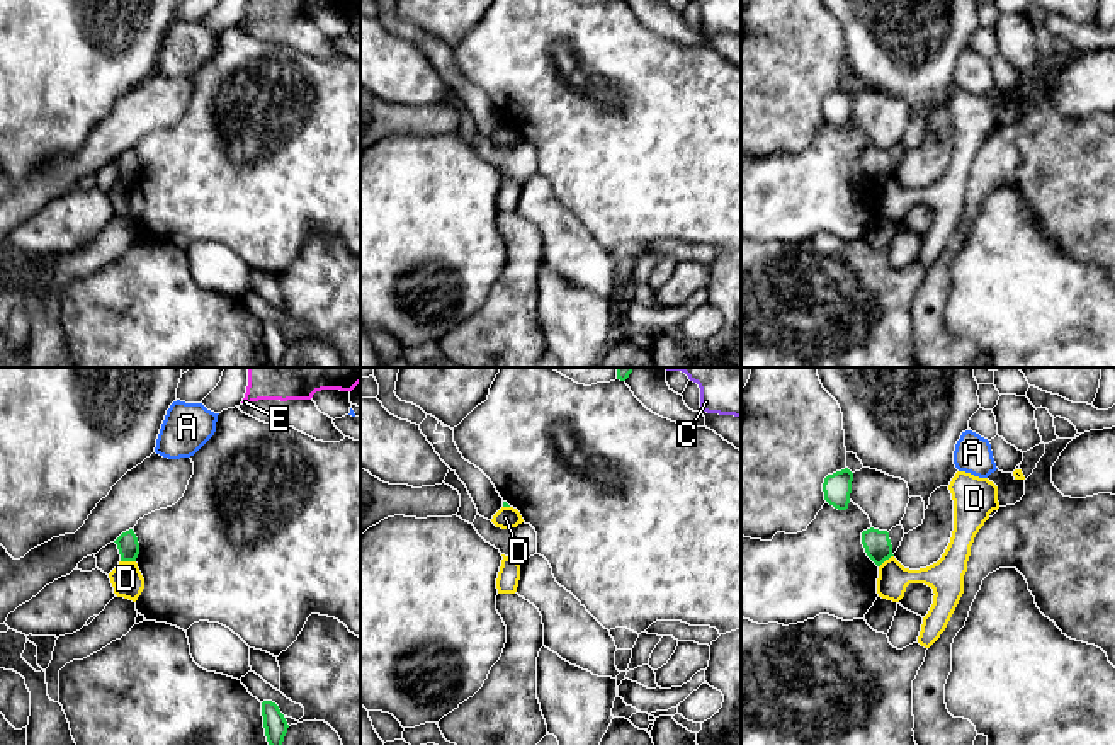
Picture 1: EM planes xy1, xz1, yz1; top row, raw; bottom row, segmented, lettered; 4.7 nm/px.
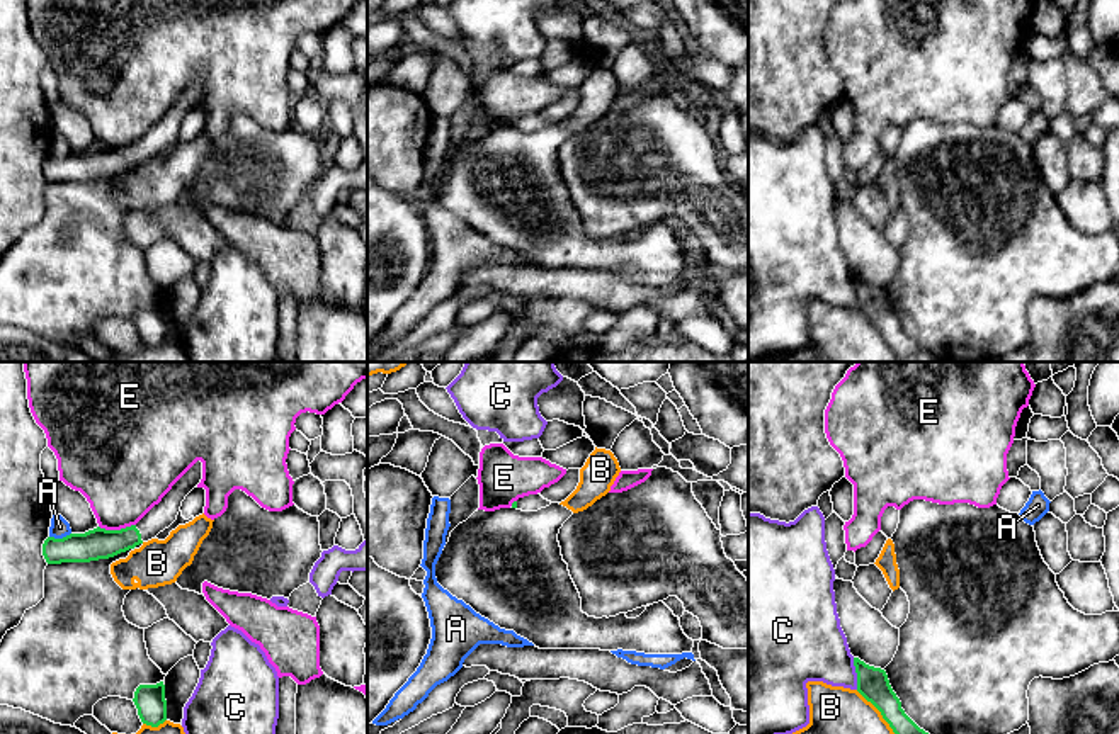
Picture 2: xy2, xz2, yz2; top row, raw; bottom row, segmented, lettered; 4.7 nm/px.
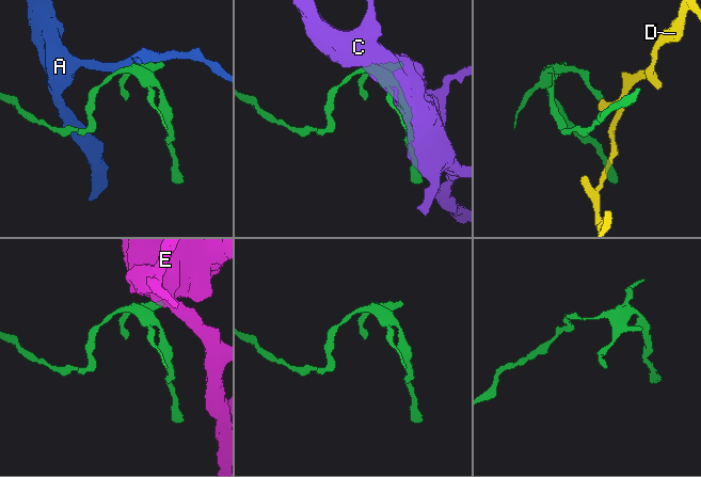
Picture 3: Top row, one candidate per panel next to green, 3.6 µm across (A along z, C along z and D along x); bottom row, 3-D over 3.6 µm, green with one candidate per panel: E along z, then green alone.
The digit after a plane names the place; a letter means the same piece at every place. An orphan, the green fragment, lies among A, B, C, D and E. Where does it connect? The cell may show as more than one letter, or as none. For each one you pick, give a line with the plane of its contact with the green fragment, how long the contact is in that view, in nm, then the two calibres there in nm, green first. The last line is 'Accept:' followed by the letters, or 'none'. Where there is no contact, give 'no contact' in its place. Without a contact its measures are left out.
Accept: none

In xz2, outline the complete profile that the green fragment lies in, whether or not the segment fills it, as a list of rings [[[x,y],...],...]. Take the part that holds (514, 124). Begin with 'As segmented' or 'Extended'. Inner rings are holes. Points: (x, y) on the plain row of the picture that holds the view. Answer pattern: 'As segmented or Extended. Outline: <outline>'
Extended. Outline: [[[537,112],[537,114],[529,114],[529,116],[519,117],[517,121],[512,122],[512,127],[522,129],[522,131],[537,131],[549,124],[551,124],[551,121],[544,119]]]

